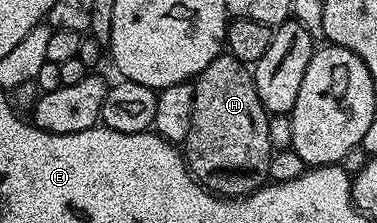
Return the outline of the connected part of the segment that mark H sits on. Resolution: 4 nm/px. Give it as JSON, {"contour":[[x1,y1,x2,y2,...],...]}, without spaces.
{"contour":[[223,52,212,60,207,69,200,72,193,85,191,128,183,141,186,167,194,179,214,195,236,198,256,192,268,179,273,149,267,129,269,113,262,105,258,91,255,90,252,71,228,52]]}

